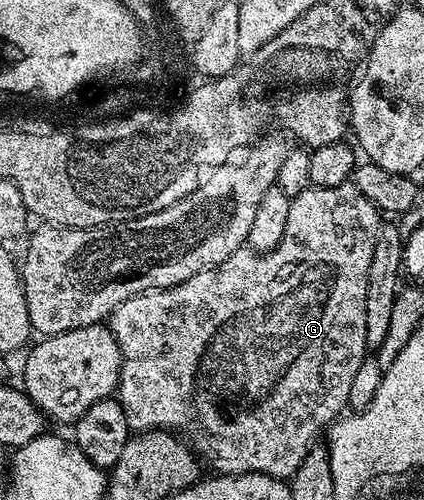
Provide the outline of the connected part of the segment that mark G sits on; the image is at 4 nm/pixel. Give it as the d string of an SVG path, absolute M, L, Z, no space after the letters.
M348 181L336 187L309 186L291 201L289 221L285 221L285 237L281 237L272 251L260 253L244 245L225 261L221 261L221 265L215 269L205 269L189 277L189 281L172 287L142 291L140 295L129 297L129 301L111 312L109 326L123 358L117 398L125 409L125 421L129 421L132 432L182 432L196 456L206 466L208 463L212 472L220 475L268 475L274 479L290 480L307 455L308 447L318 440L315 438L319 430L334 424L344 414L343 406L350 401L355 378L363 367L363 358L369 354L365 341L365 293L369 281L369 265L373 265L373 253L381 238L379 218L379 208L373 206L369 197L365 197L365 193L361 193L354 182Z

